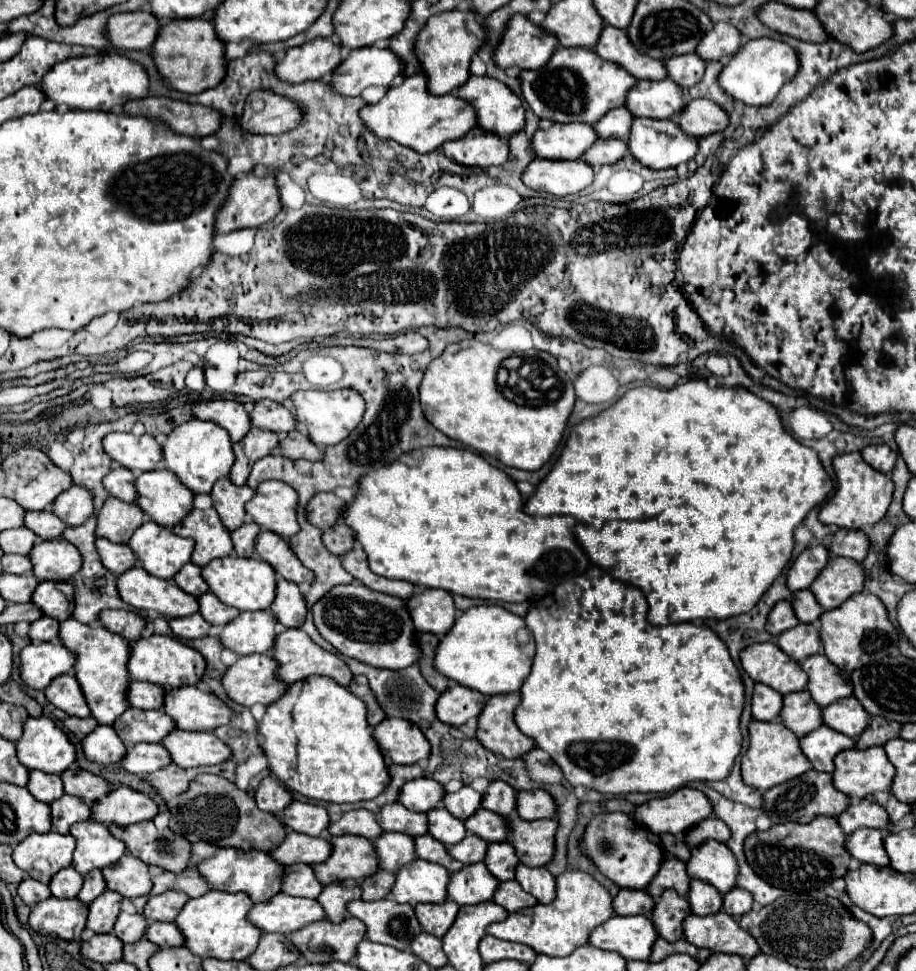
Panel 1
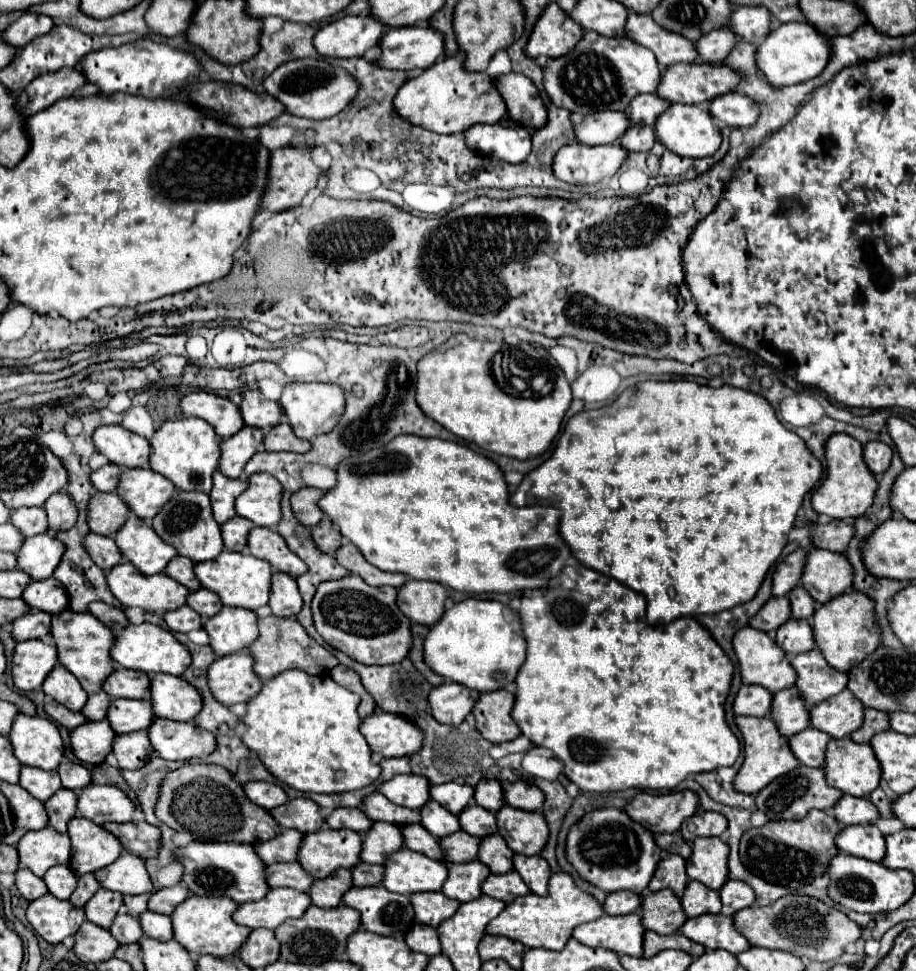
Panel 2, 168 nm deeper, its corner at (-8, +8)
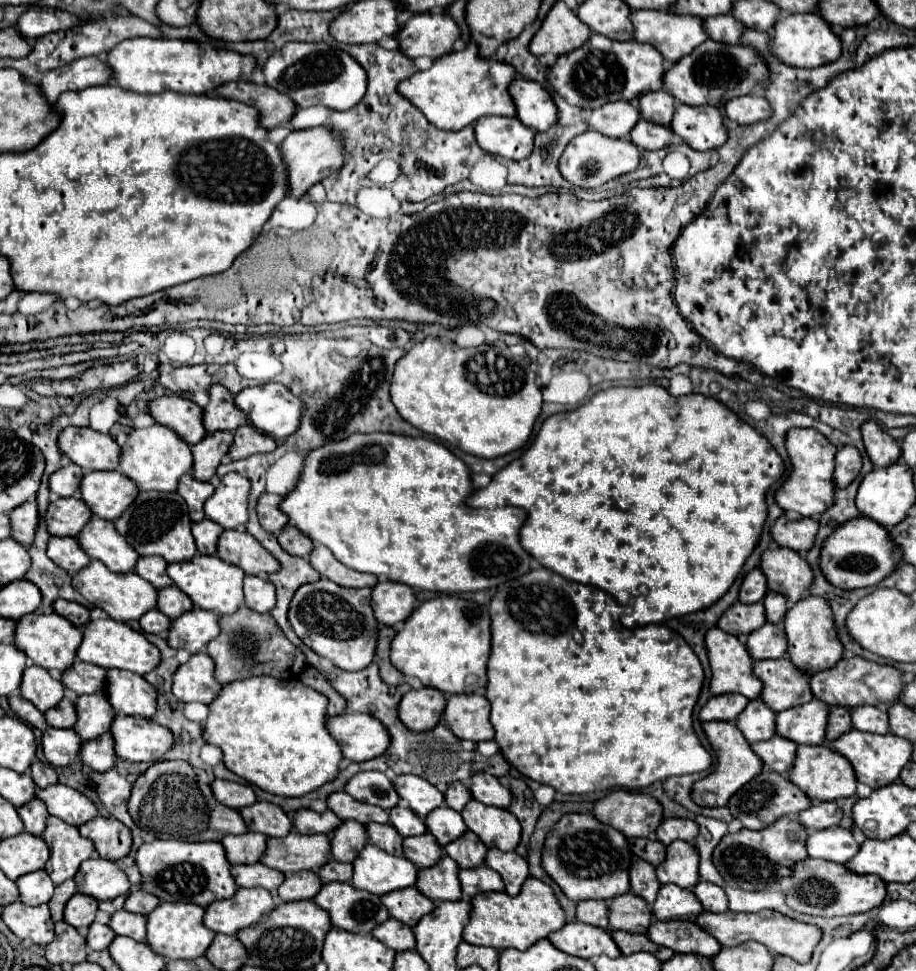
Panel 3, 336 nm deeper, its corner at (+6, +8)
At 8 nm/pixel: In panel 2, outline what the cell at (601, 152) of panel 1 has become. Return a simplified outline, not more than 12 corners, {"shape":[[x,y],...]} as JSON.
{"shape":[[633,125],[621,137],[627,151],[649,151],[655,129]]}

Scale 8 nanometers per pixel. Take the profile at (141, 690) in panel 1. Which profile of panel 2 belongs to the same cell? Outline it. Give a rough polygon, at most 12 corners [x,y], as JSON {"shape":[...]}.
{"shape":[[115,669],[103,691],[115,699],[147,699],[149,675]]}

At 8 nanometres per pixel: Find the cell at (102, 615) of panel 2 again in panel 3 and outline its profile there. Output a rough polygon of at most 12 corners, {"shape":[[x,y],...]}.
{"shape":[[57,599],[55,613],[81,629],[89,623],[89,609]]}

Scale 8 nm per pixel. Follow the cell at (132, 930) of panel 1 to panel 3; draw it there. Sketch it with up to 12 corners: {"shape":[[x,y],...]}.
{"shape":[[97,921],[87,933],[89,949],[103,951],[115,931]]}

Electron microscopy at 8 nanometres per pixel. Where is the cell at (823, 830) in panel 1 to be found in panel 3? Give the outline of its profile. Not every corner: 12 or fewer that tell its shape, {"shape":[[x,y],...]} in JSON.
{"shape":[[781,817],[727,833],[713,851],[745,891],[789,877],[809,857],[807,829]]}

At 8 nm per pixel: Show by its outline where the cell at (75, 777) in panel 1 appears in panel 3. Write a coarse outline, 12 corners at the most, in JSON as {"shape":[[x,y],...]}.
{"shape":[[35,761],[31,777],[37,787],[55,785],[57,773],[49,763]]}

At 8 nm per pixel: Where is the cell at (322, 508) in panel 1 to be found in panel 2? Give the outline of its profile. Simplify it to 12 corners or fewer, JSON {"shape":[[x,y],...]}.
{"shape":[[303,487],[291,495],[295,519],[313,527],[323,513],[317,507],[323,491]]}

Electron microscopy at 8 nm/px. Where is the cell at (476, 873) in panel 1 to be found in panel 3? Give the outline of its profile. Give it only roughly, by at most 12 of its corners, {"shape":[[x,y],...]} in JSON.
{"shape":[[451,857],[419,871],[417,889],[459,901],[459,865]]}

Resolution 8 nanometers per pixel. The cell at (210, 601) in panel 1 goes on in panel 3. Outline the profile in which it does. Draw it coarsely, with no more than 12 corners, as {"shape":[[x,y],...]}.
{"shape":[[177,587],[159,589],[157,609],[181,617],[193,601]]}

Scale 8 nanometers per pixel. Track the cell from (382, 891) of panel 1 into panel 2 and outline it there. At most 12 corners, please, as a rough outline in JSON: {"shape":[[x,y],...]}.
{"shape":[[357,863],[353,885],[379,885],[383,865]]}

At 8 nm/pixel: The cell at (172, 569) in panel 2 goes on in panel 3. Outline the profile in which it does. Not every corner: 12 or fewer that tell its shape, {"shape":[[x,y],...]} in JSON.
{"shape":[[141,557],[135,573],[157,589],[173,585],[167,561]]}

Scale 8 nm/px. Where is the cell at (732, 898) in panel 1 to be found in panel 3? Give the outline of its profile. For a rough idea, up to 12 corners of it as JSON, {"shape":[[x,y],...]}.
{"shape":[[709,881],[693,889],[705,911],[727,911],[725,891]]}

